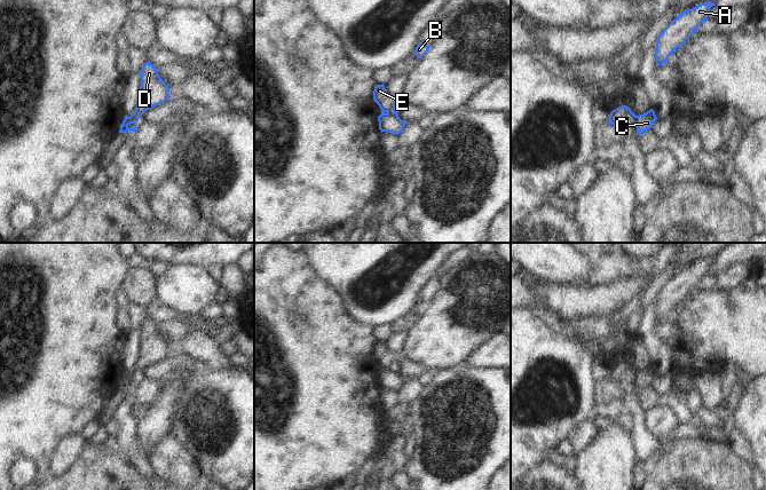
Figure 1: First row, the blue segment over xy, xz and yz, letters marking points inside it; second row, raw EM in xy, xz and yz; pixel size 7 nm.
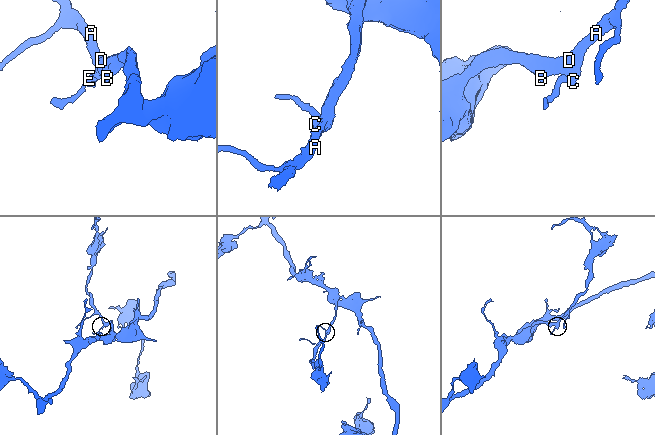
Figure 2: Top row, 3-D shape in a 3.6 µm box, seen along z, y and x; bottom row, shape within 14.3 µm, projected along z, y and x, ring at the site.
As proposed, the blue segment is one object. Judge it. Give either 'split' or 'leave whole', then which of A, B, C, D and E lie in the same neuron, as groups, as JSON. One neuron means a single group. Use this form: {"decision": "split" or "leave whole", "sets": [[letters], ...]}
{"decision": "split", "sets": [["A", "B", "C", "D"], ["E"]]}

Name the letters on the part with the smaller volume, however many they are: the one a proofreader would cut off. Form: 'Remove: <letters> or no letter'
Remove: E

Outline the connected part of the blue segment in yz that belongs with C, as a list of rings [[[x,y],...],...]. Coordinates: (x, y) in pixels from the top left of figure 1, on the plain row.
[[[650,365],[643,371],[637,372],[637,388],[642,390],[645,387],[652,385],[653,379],[657,376],[655,368]]]

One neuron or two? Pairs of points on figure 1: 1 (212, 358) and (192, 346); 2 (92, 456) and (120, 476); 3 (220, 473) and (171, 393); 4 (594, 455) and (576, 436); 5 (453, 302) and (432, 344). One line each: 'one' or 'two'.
1: one
2: one
3: two
4: two
5: one

